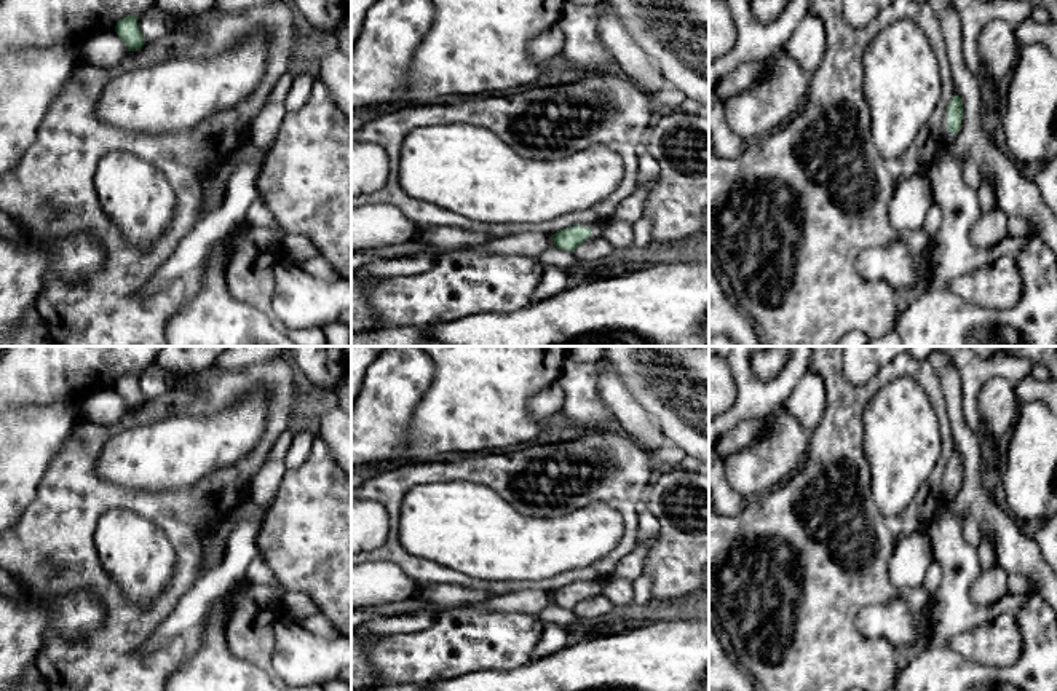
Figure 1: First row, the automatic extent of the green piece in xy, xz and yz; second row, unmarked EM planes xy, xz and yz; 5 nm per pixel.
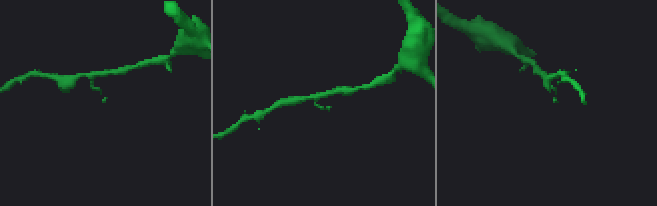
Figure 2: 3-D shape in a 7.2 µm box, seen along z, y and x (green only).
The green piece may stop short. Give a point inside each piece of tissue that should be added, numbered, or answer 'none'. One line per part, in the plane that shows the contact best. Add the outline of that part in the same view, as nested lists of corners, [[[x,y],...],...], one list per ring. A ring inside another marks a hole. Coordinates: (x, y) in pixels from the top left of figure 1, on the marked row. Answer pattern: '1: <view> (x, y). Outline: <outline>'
none

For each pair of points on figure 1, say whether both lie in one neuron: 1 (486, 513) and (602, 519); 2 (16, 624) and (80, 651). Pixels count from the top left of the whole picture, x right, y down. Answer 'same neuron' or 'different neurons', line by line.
1: same neuron
2: different neurons

